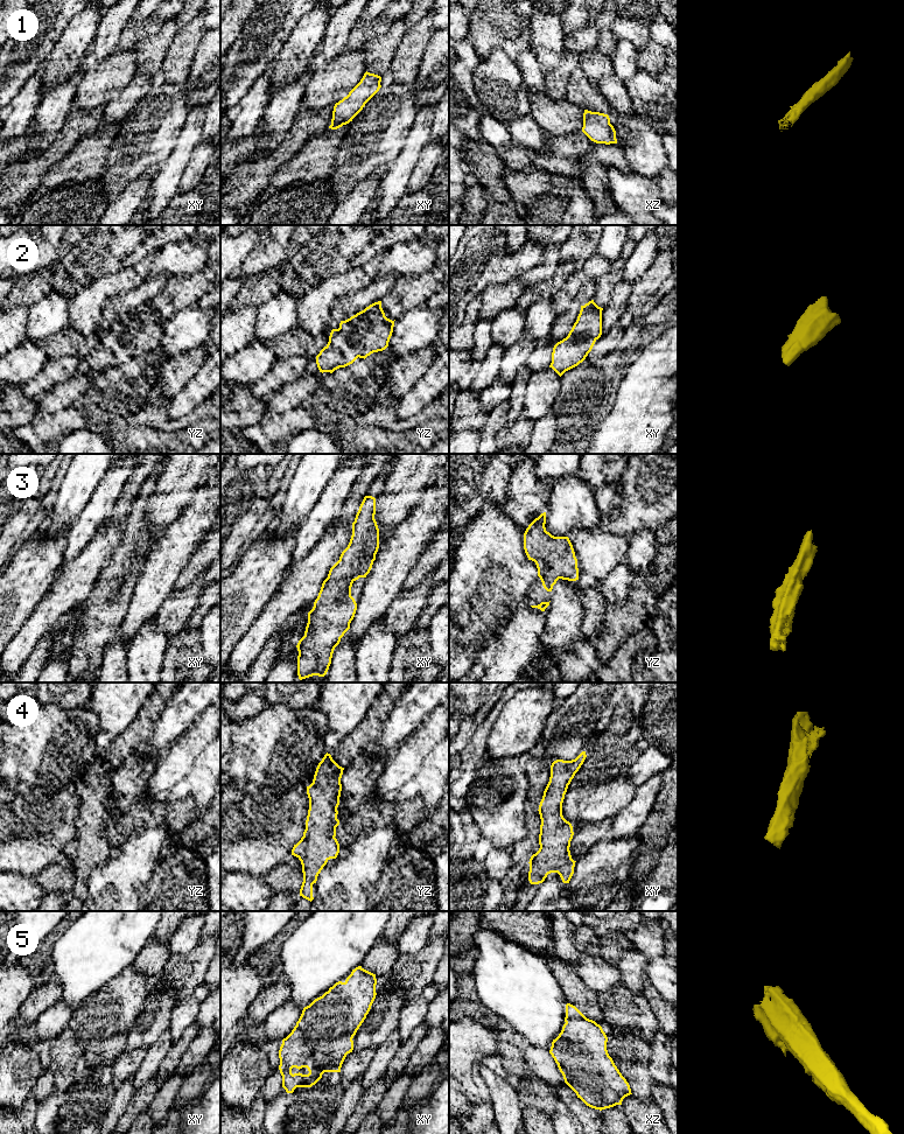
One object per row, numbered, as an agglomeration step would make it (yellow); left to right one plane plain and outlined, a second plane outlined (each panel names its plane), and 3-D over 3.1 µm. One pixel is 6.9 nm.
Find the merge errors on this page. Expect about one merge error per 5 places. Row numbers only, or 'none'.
none

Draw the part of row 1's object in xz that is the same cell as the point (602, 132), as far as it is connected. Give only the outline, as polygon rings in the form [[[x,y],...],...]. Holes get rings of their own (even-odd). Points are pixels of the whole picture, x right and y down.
[[[584,110],[582,132],[596,144],[617,144],[616,131],[608,114]]]

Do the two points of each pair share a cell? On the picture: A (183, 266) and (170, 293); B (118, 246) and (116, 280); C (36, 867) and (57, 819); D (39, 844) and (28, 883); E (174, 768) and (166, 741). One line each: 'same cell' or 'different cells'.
A: different cells
B: different cells
C: same cell
D: different cells
E: different cells

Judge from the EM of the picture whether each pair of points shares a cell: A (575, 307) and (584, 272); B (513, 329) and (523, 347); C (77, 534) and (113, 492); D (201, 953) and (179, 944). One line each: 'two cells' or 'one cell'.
A: two cells
B: two cells
C: one cell
D: two cells

